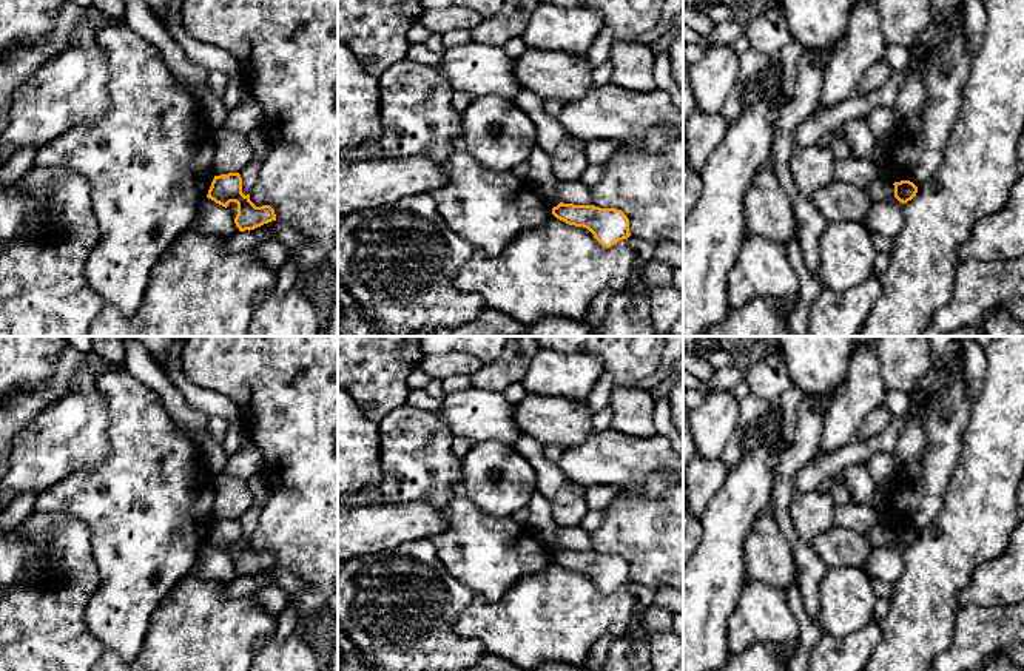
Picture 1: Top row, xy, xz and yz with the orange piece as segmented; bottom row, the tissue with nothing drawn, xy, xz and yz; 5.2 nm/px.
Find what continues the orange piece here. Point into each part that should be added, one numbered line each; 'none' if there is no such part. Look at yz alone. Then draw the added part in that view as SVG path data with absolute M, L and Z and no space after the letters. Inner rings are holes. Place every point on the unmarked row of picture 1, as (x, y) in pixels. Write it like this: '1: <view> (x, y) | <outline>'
none

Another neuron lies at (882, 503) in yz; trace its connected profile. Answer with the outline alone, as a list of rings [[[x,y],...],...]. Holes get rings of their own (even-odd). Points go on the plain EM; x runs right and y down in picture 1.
[[[894,478],[887,483],[876,484],[876,494],[871,506],[877,512],[879,523],[882,524],[891,523],[896,517],[896,507],[891,501],[893,486]]]

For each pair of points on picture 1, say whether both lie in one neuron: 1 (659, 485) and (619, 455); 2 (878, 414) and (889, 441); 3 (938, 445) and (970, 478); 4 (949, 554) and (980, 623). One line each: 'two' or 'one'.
1: two
2: two
3: two
4: two

